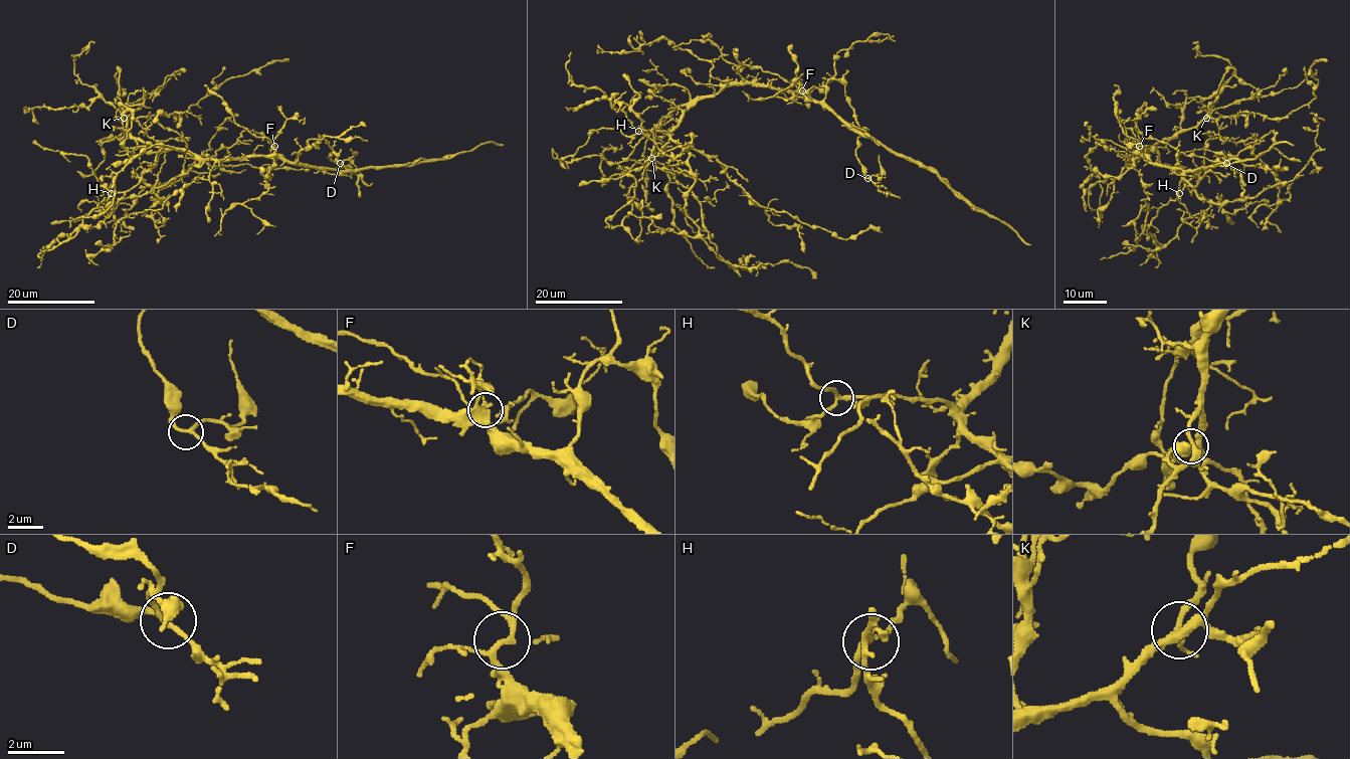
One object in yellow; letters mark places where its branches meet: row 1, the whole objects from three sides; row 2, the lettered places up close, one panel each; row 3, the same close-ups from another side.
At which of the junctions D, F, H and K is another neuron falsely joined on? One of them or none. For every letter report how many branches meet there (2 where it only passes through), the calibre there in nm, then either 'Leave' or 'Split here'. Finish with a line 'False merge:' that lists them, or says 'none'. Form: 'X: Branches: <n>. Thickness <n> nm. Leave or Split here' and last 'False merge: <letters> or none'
D: Branches: 3. Thickness 180 nm. Leave
F: Branches: 4. Thickness 180 nm. Leave
H: Branches: 4. Thickness 190 nm. Leave
K: Branches: 4. Thickness 280 nm. Leave
False merge: none

